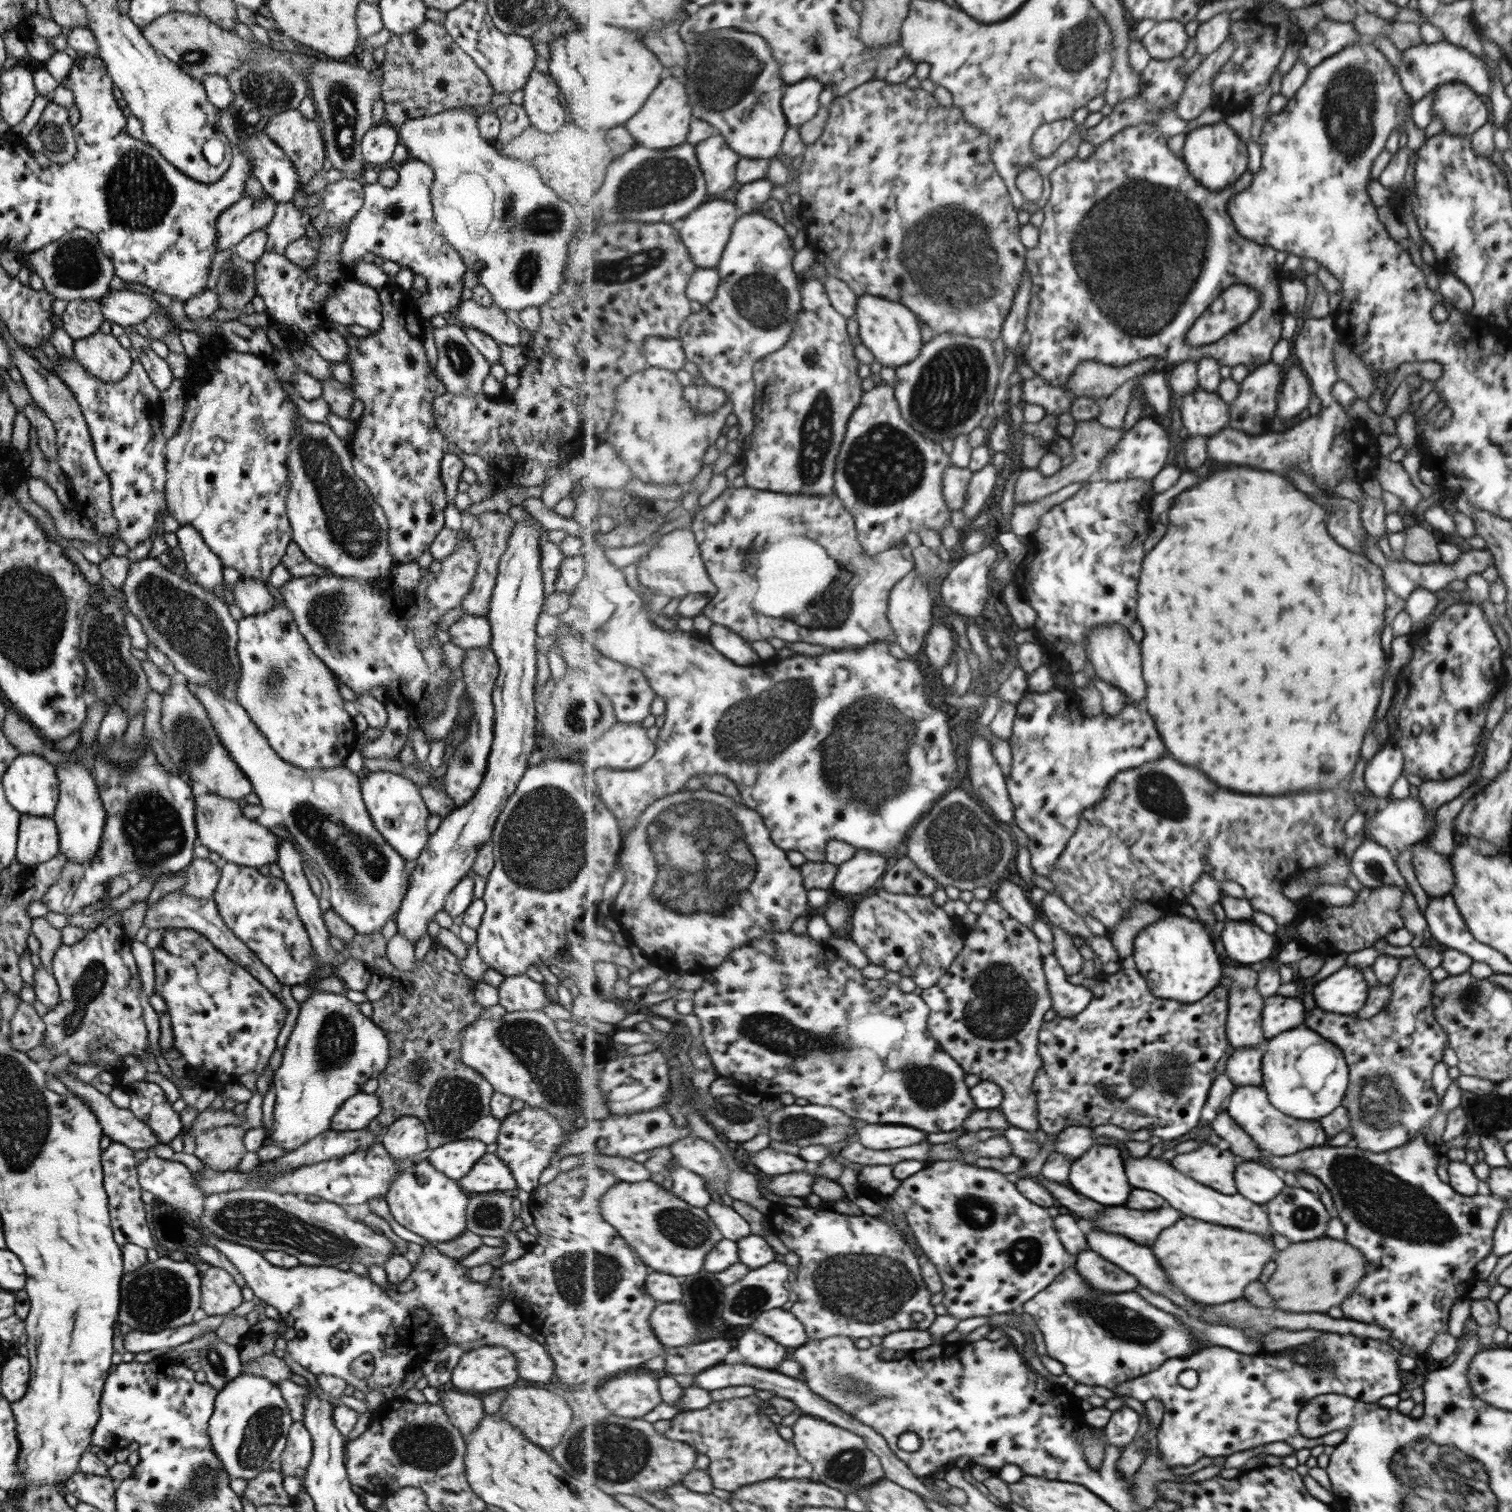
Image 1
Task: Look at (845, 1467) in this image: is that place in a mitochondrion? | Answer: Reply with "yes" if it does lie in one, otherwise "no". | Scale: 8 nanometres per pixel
yes

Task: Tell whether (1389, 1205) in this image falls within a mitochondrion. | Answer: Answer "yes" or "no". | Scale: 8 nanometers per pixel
yes

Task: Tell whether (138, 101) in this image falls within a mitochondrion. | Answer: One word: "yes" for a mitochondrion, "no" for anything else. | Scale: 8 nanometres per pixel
no

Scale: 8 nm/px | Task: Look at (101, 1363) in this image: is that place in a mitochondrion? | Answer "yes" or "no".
no

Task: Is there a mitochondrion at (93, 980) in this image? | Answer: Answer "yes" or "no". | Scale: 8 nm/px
yes

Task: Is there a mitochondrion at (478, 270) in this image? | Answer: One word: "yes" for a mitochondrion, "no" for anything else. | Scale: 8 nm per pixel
no

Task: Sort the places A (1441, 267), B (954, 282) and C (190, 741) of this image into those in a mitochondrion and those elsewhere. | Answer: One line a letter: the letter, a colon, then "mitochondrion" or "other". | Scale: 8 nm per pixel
A: other
B: mitochondrion
C: mitochondrion

